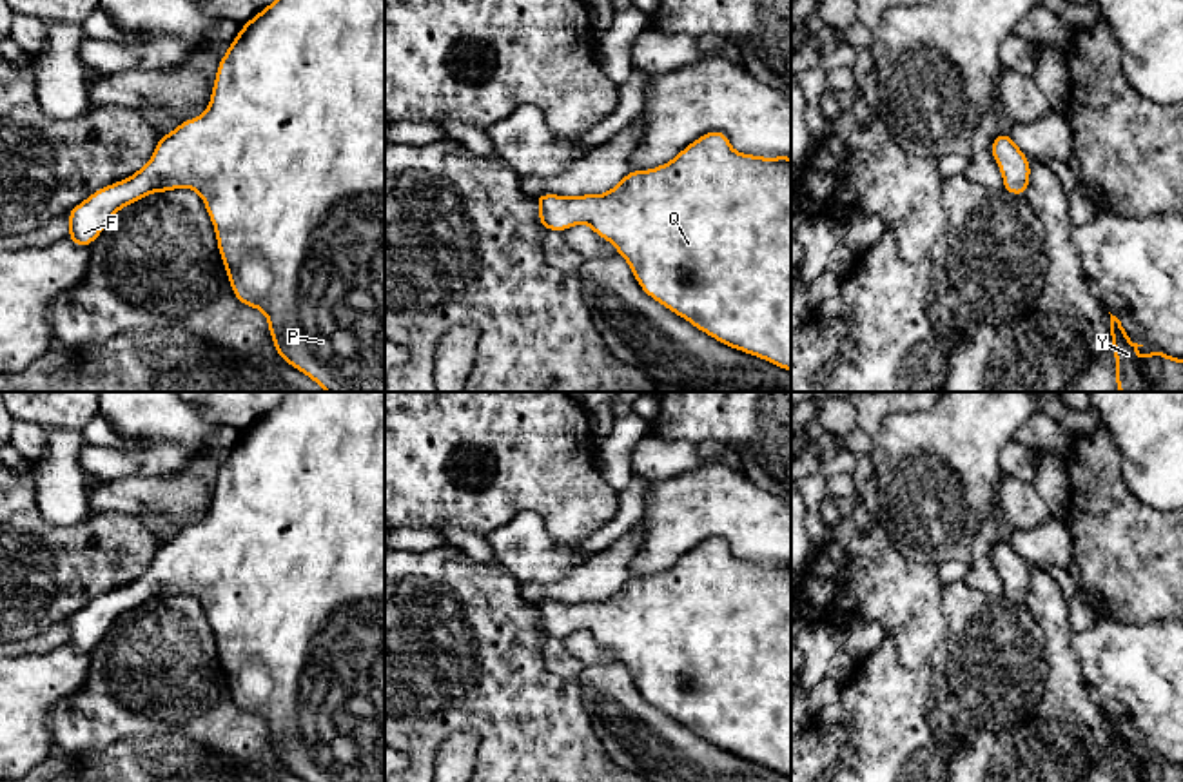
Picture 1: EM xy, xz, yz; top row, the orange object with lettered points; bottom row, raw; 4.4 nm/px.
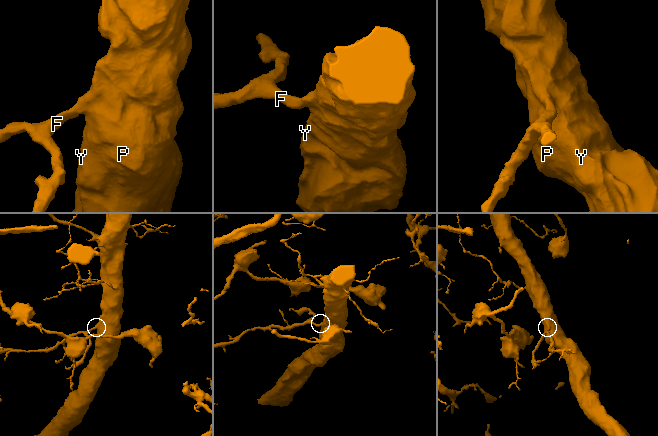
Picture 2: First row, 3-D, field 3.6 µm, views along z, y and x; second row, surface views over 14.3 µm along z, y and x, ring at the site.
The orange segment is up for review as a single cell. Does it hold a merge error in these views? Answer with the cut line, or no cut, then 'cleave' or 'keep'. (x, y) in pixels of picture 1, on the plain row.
yz (1026, 563), (1015, 565), (1009, 570), (1011, 585), (1006, 588) | cleave

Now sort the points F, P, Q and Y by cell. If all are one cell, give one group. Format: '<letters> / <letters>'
F / P Q Y

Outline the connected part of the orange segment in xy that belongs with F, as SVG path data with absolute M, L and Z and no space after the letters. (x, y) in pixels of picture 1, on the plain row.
M151 564L131 584L94 597L85 608L67 619L71 637L67 646L78 653L89 653L123 613L140 608L152 599L176 597L169 588L169 568Z

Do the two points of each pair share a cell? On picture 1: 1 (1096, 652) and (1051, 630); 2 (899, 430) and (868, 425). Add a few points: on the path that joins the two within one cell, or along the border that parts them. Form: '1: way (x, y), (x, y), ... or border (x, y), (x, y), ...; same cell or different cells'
1: border (1073, 634), (1071, 646), (1078, 661), (1080, 681); different cells
2: border (915, 410), (893, 410), (873, 438); different cells

